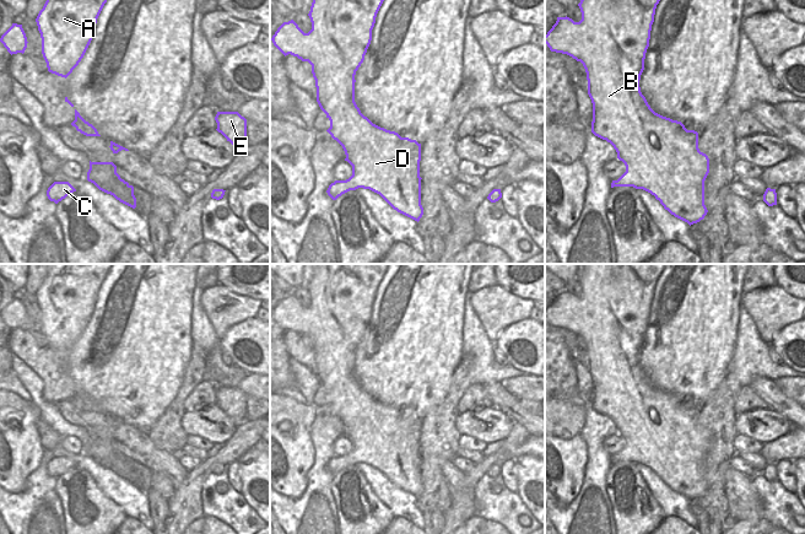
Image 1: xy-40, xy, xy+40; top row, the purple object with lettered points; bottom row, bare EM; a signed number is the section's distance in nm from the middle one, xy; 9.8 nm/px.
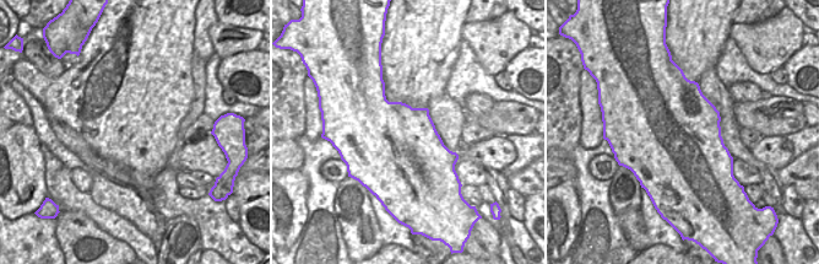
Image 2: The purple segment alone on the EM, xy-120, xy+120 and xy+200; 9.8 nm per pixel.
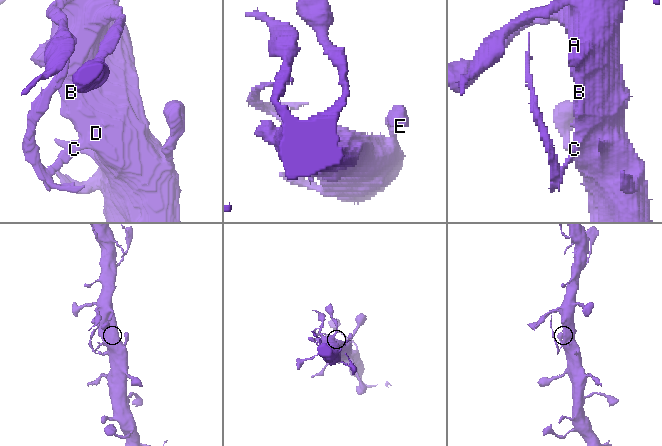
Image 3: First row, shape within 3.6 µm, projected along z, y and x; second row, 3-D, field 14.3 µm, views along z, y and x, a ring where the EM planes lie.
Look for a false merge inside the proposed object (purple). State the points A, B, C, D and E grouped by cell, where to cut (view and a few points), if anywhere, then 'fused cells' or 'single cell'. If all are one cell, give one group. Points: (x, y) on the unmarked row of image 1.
A B D E / C; cut in xy along (346, 454), (352, 464); fused cells

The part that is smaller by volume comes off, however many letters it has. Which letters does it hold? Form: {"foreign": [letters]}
{"foreign": ["C"]}

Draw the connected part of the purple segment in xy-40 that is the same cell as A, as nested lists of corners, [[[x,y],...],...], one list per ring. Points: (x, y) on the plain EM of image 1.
[[[48,264],[47,276],[36,297],[42,313],[42,329],[48,346],[67,352],[83,333],[96,306],[97,293],[113,264]]]

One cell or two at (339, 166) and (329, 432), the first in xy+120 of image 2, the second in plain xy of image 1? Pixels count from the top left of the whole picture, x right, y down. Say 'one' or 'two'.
two

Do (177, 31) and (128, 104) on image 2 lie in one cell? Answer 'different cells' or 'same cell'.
same cell

